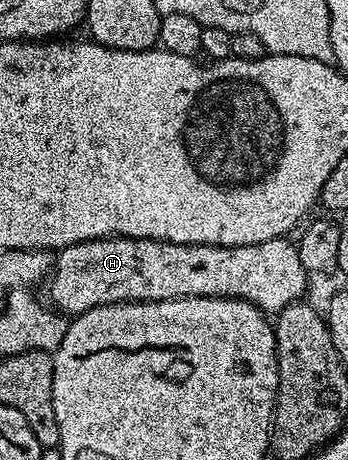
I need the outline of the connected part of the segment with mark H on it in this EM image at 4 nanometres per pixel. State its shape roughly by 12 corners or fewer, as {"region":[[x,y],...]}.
{"region":[[101,237],[57,250],[50,298],[235,297],[267,315],[308,274],[286,237],[248,247]]}

